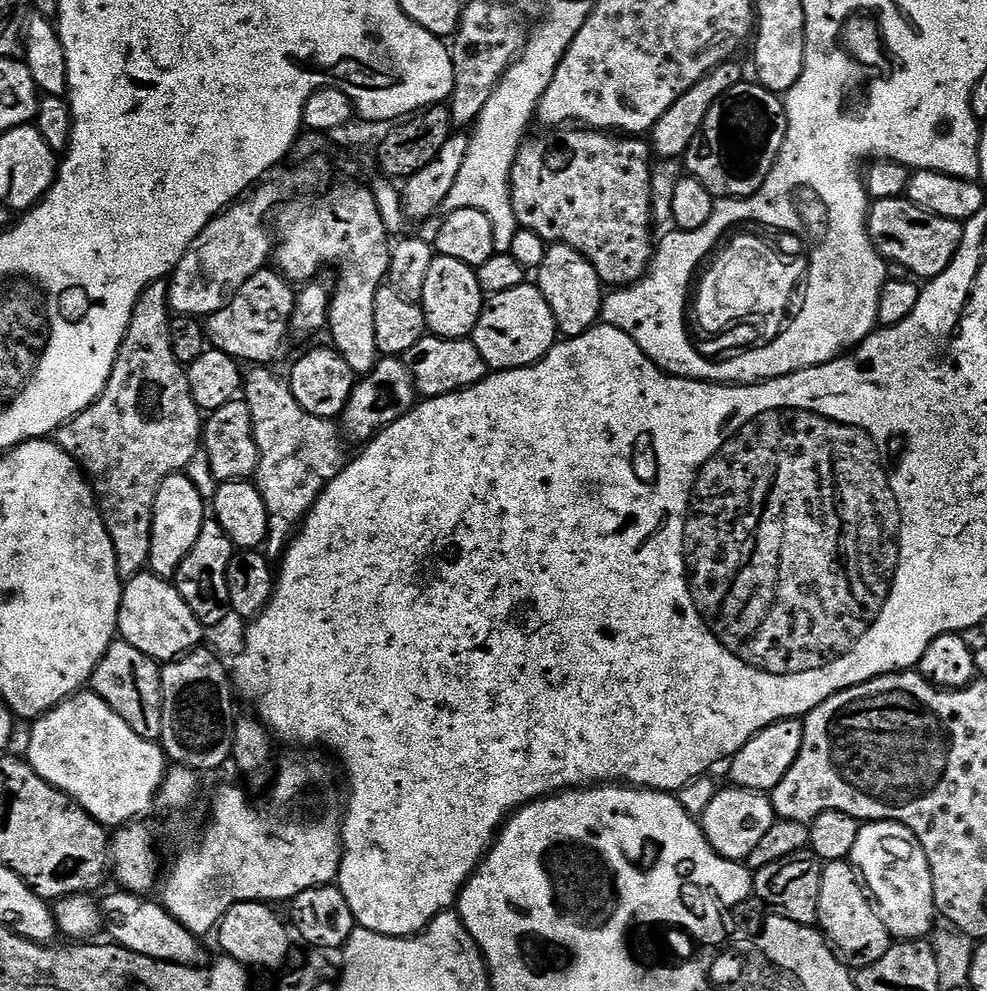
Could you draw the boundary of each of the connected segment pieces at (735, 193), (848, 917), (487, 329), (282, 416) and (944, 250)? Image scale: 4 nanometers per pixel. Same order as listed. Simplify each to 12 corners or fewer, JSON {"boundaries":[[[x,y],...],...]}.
{"boundaries":[[[741,82],[682,157],[712,197],[747,200],[776,165],[784,101]],[[848,860],[822,870],[818,928],[849,969],[894,943]],[[535,283],[487,297],[470,338],[489,369],[541,360],[557,343]],[[249,367],[266,502],[280,558],[344,469],[336,420],[302,410],[287,379]],[[906,198],[877,200],[868,233],[887,263],[927,282],[958,254],[964,224]]]}

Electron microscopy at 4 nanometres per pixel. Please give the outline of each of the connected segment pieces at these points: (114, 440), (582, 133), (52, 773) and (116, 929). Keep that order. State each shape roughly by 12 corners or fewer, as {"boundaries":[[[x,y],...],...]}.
{"boundaries":[[[168,280],[134,306],[104,393],[54,433],[118,574],[148,568],[154,498],[202,448]],[[568,126],[513,162],[519,227],[613,289],[654,255],[647,139]],[[97,692],[38,717],[28,765],[115,830],[166,771]],[[115,890],[98,907],[111,943],[191,968],[204,948],[163,903]]]}

